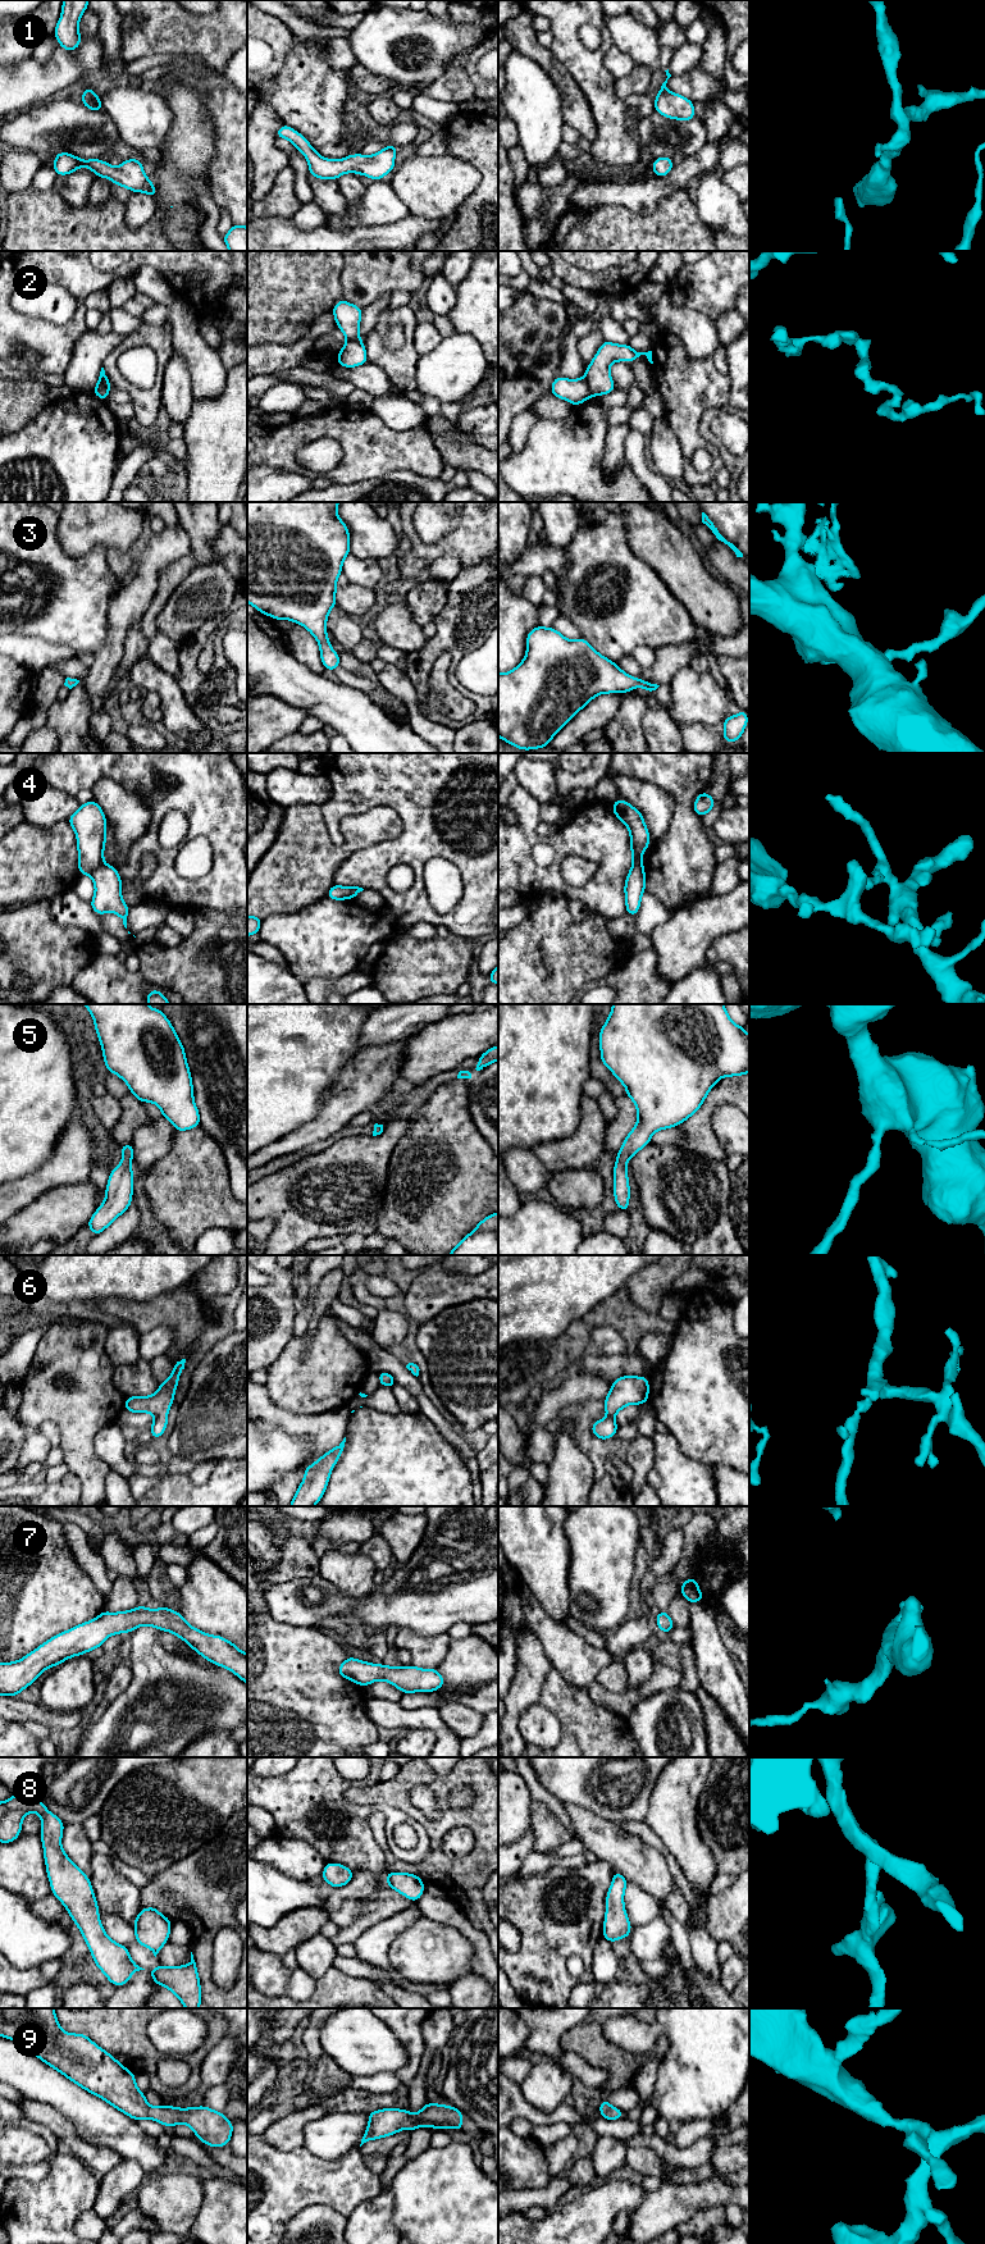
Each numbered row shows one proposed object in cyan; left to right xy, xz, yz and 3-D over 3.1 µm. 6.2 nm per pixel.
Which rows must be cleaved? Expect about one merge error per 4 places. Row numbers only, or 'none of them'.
2, 4

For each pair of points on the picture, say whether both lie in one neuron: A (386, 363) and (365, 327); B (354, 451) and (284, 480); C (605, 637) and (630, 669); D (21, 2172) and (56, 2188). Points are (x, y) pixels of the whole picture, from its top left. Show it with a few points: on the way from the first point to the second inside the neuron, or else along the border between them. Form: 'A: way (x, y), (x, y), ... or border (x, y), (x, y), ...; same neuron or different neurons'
A: border (386, 306), (379, 314), (374, 328), (361, 338); different neurons
B: border (270, 466), (300, 473), (311, 479); different neurons
C: border (630, 655), (623, 656), (616, 662); different neurons
D: border (49, 2165), (46, 2176), (39, 2181), (13, 2179); different neurons

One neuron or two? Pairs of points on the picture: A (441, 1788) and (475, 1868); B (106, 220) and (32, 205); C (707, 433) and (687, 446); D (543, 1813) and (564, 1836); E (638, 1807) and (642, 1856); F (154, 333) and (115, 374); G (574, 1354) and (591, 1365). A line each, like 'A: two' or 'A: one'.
A: one
B: one
C: two
D: one
E: two
F: one
G: two

